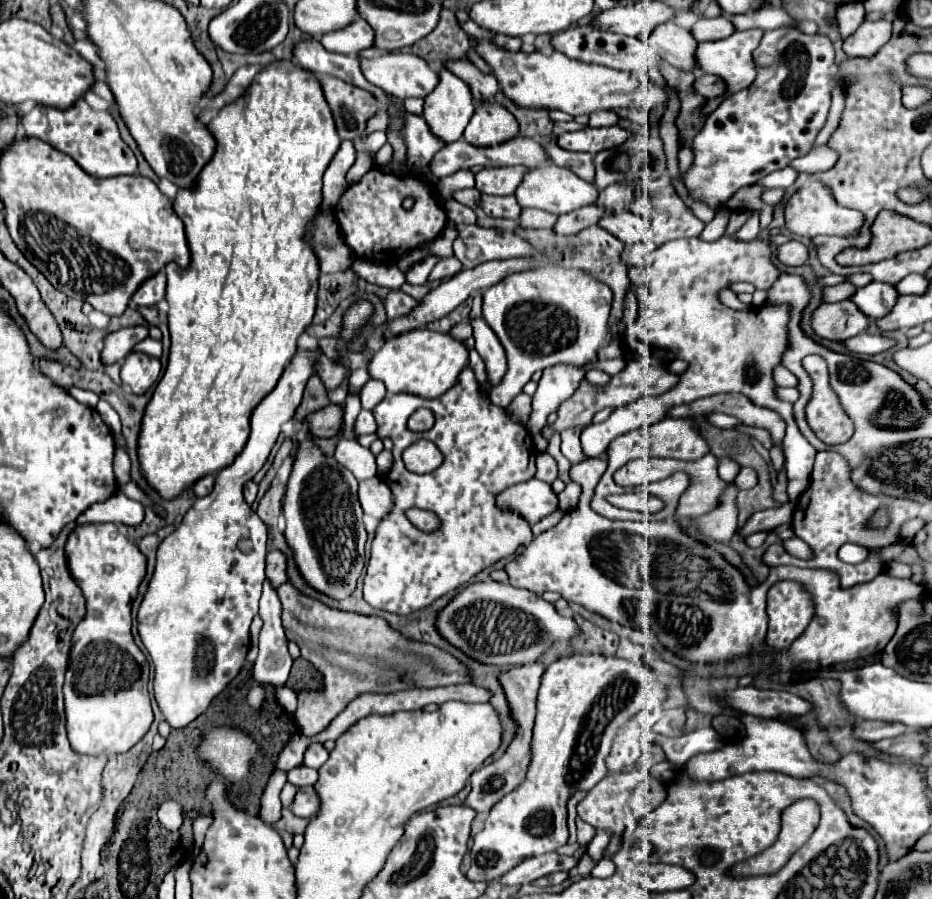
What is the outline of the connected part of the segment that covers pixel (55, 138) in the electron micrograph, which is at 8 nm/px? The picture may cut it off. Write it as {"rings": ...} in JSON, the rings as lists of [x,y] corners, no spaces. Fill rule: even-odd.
{"rings":[[[79,100],[69,110],[57,110],[51,106],[35,106],[31,112],[23,114],[21,126],[29,138],[37,138],[53,146],[55,150],[71,156],[89,176],[111,178],[121,174],[133,174],[137,160],[133,150],[123,142],[117,122],[109,114],[111,104],[102,104],[102,111],[91,108],[85,100]]]}

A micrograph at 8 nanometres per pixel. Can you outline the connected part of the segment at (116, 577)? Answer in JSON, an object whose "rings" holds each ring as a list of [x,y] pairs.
{"rings":[[[77,524],[67,538],[65,554],[71,576],[87,600],[87,614],[77,624],[77,652],[73,652],[73,668],[67,668],[63,684],[67,738],[71,748],[79,754],[121,754],[133,748],[135,742],[147,734],[153,722],[151,698],[147,690],[149,664],[145,664],[145,654],[133,642],[131,634],[131,602],[137,596],[137,586],[145,576],[147,560],[127,536],[117,532],[115,524]]]}

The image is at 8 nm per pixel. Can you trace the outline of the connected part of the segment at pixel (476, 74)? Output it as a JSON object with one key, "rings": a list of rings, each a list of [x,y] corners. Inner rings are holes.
{"rings":[[[449,60],[447,68],[453,70],[461,80],[465,80],[471,86],[471,94],[477,102],[493,102],[495,94],[499,90],[497,80],[493,74],[481,74],[471,62],[467,60]]]}

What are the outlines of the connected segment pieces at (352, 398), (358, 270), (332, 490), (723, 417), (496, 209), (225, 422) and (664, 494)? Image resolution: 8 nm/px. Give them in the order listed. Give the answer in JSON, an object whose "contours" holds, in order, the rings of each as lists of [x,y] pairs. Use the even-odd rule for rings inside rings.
{"contours":[[[[347,394],[347,400],[345,400],[345,424],[347,424],[347,430],[353,428],[353,422],[355,422],[355,416],[361,412],[361,404],[359,404],[359,396],[357,394]]],[[[355,258],[351,270],[363,278],[369,284],[387,286],[387,288],[399,288],[405,282],[405,274],[399,272],[395,264],[383,264],[379,260],[367,260],[367,258]]],[[[305,440],[303,444],[299,444],[299,452],[297,452],[297,458],[295,458],[295,464],[287,482],[285,500],[283,500],[283,514],[287,520],[285,538],[289,546],[293,548],[295,562],[301,574],[305,576],[305,580],[319,592],[341,600],[341,598],[347,598],[355,590],[357,578],[361,576],[361,570],[365,566],[367,532],[361,520],[363,510],[357,500],[355,476],[347,468],[343,472],[343,466],[329,466],[329,462],[331,460],[327,460],[311,440]]],[[[707,414],[707,416],[703,416],[703,418],[705,418],[709,424],[717,426],[717,428],[735,428],[735,426],[741,424],[737,418],[727,416],[727,414]]],[[[481,196],[481,210],[485,216],[495,216],[495,218],[511,218],[519,220],[521,206],[517,204],[515,196]]],[[[273,60],[267,64],[261,72],[257,72],[255,80],[251,82],[251,88],[235,100],[235,104],[227,104],[227,108],[221,108],[217,116],[207,124],[207,130],[215,136],[217,148],[213,154],[213,160],[205,164],[201,174],[197,176],[193,188],[179,190],[177,198],[173,200],[175,214],[185,224],[185,234],[191,250],[191,266],[179,268],[177,264],[167,264],[167,302],[169,302],[169,332],[171,332],[171,350],[169,350],[169,362],[163,378],[159,380],[147,408],[143,414],[143,424],[139,432],[139,464],[141,474],[147,480],[147,484],[159,492],[163,500],[177,498],[183,490],[191,488],[197,480],[201,480],[207,474],[219,472],[233,464],[237,454],[243,450],[249,432],[251,432],[251,412],[257,408],[257,404],[275,388],[279,376],[283,374],[285,366],[291,362],[293,354],[297,352],[297,338],[305,330],[305,326],[311,322],[315,314],[315,302],[317,302],[317,276],[319,276],[319,264],[311,250],[311,246],[303,240],[307,224],[313,220],[319,204],[321,204],[321,176],[325,168],[329,166],[331,158],[341,146],[341,138],[335,128],[335,120],[331,116],[331,108],[323,96],[323,88],[319,84],[319,78],[299,68],[295,62],[289,60]]],[[[677,472],[661,482],[653,482],[649,484],[649,492],[655,494],[657,498],[661,498],[665,502],[665,508],[659,510],[657,514],[653,514],[653,520],[663,520],[667,516],[671,516],[677,508],[677,502],[690,485],[690,477],[685,472]]]]}

